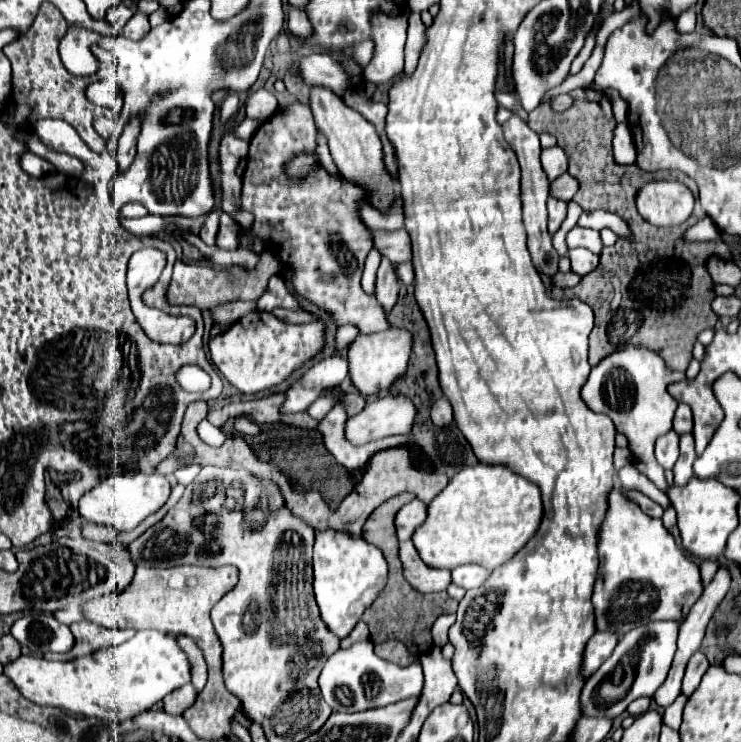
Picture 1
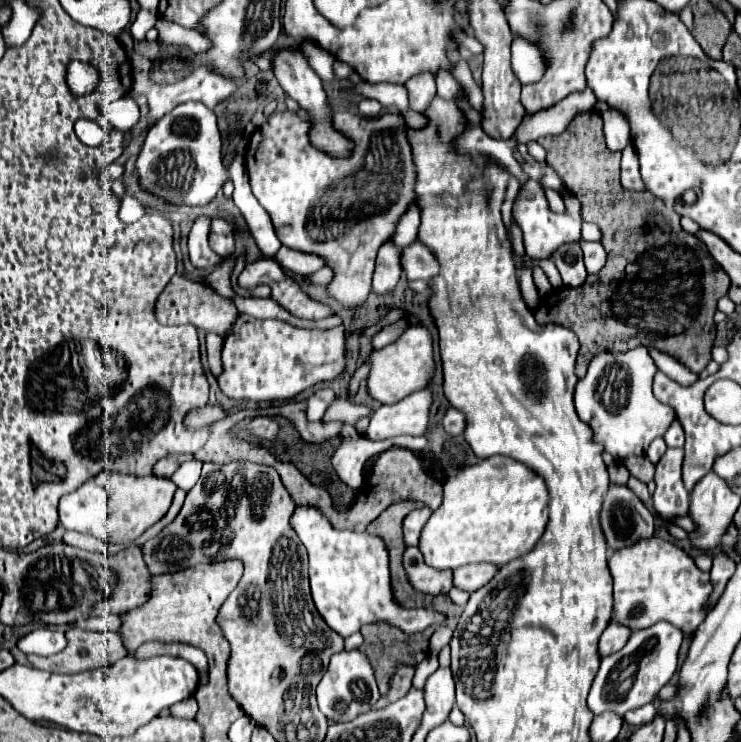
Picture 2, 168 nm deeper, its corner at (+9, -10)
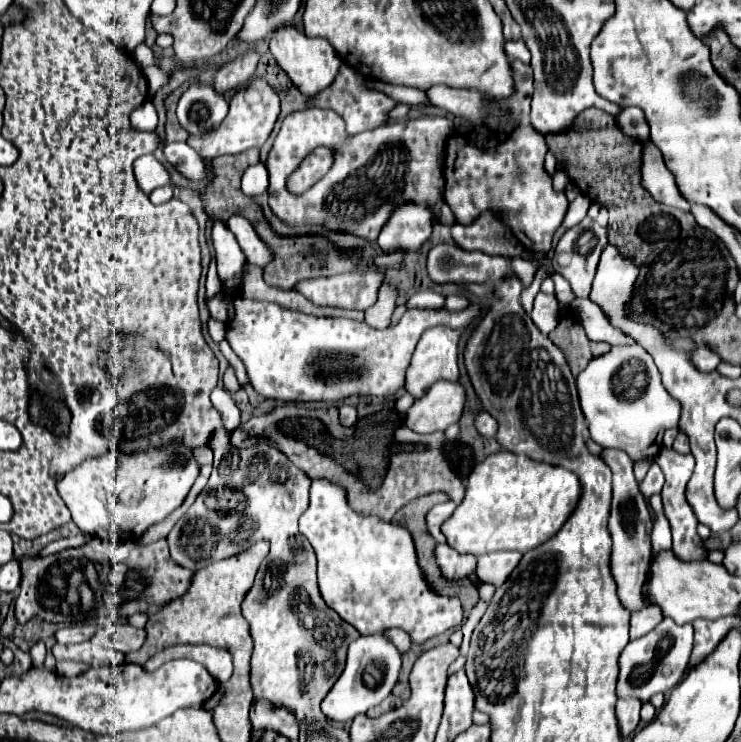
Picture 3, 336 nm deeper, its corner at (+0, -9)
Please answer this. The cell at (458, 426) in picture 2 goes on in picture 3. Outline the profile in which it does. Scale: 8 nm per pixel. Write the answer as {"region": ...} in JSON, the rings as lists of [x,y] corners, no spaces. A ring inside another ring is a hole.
{"region":[[[479,411],[477,415],[475,415],[475,429],[477,429],[477,433],[481,433],[483,437],[495,437],[495,431],[497,431],[497,421],[487,413],[487,411]]]}

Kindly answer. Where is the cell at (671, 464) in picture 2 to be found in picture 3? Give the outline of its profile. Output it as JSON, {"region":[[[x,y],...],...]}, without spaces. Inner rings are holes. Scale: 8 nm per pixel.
{"region":[[[661,449],[659,455],[655,457],[655,461],[659,463],[663,475],[665,475],[665,485],[661,491],[663,497],[663,513],[671,523],[671,531],[673,531],[673,553],[679,559],[703,559],[705,551],[703,551],[703,543],[697,535],[697,517],[691,509],[691,505],[687,503],[685,497],[685,487],[693,475],[693,467],[695,467],[695,459],[693,455],[679,455],[675,449]]]}

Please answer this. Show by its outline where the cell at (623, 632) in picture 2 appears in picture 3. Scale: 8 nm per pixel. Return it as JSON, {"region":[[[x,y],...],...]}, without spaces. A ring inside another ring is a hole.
{"region":[[[649,605],[643,611],[635,611],[631,613],[631,627],[629,627],[629,639],[639,639],[643,635],[647,635],[659,621],[663,619],[659,607]]]}

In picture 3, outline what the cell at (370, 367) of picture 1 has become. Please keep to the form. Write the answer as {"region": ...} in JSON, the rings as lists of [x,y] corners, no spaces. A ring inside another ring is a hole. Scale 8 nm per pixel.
{"region":[[[431,327],[423,333],[423,337],[417,343],[417,349],[413,353],[413,359],[407,367],[407,373],[405,373],[405,391],[407,393],[411,393],[417,399],[439,379],[457,381],[457,377],[459,377],[459,367],[457,367],[459,335],[461,335],[461,331],[453,331],[449,327]]]}

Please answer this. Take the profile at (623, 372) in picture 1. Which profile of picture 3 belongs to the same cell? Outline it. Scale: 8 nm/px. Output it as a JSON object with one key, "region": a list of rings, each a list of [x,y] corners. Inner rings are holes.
{"region":[[[641,345],[611,347],[611,351],[607,351],[605,355],[591,359],[589,365],[577,375],[577,387],[579,387],[581,409],[583,409],[587,423],[589,423],[591,439],[605,449],[625,451],[633,461],[655,457],[661,451],[663,431],[679,425],[681,403],[665,391],[651,355]]]}

